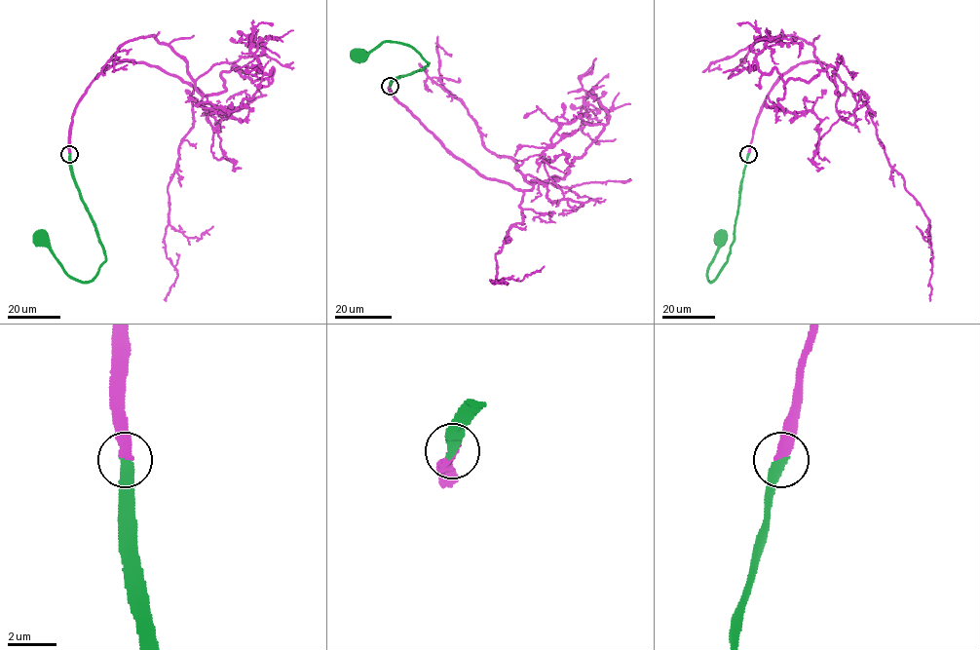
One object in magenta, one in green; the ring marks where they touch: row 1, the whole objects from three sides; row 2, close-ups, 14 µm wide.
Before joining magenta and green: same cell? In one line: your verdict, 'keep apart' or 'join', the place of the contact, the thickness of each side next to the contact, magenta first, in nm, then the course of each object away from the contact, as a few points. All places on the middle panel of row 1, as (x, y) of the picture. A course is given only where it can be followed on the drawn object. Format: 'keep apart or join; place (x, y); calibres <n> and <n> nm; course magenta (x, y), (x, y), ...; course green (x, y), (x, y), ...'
join; place (390, 86); calibres 400 and 420 nm; course magenta (390, 85), (450, 153), (515, 188), (563, 178), (603, 125), (563, 124), (536, 161), (562, 154), (574, 166); course green (390, 85), (395, 78), (421, 69), (429, 63), (413, 48), (395, 42), (383, 41), (370, 52), (359, 56)

